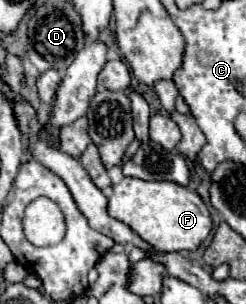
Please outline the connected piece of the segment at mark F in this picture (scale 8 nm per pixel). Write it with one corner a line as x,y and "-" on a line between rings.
122,178
112,188
114,188
114,192
108,198
108,214
112,218
124,222
126,226
130,226
144,242
148,242
158,252
186,252
186,250
192,252
208,238
208,234
212,230
212,220
210,220
210,212
208,212
206,204
190,188
184,188
174,182
166,182
166,180
164,182
146,182
140,178

